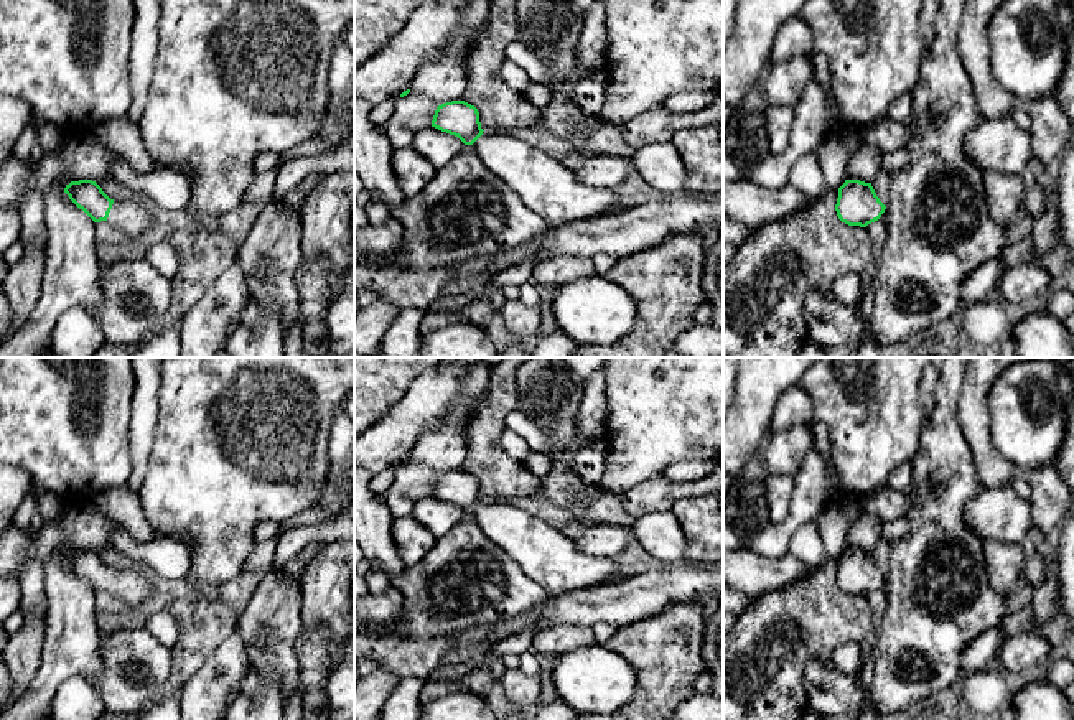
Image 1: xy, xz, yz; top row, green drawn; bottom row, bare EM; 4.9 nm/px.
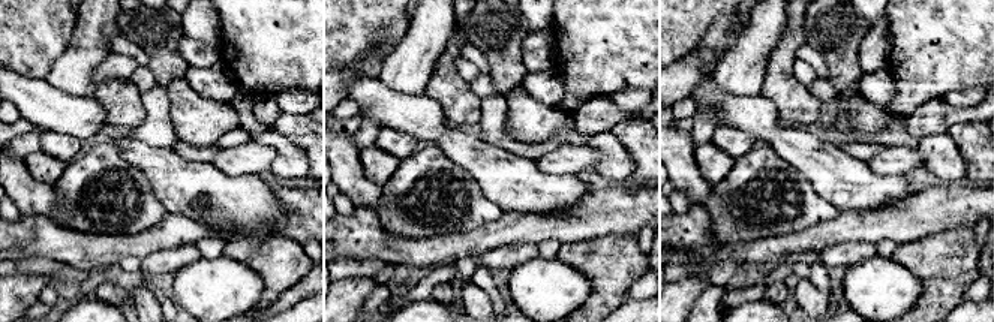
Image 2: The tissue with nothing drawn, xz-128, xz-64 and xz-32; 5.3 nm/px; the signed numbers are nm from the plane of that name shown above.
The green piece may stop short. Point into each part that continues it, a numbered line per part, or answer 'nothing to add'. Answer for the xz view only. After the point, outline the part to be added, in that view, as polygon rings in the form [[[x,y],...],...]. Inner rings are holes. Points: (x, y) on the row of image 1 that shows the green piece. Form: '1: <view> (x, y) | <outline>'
1: xz (546, 185) | [[[484,132],[473,145],[479,160],[550,229],[609,216],[623,196],[583,185],[572,168],[507,132]]]

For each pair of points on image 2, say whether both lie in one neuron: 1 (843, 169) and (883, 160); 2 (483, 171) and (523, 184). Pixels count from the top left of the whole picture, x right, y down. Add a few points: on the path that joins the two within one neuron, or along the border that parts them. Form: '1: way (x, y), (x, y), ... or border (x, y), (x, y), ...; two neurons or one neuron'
1: border (865, 162), (876, 172), (901, 175); two neurons
2: way (494, 171), (513, 183); one neuron

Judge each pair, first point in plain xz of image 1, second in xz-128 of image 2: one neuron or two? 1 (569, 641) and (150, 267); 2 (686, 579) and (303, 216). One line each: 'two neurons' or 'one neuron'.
1: one neuron
2: one neuron

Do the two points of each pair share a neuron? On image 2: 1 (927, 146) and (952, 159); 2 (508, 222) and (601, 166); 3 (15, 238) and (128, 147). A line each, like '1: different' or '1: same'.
1: same
2: different
3: different

